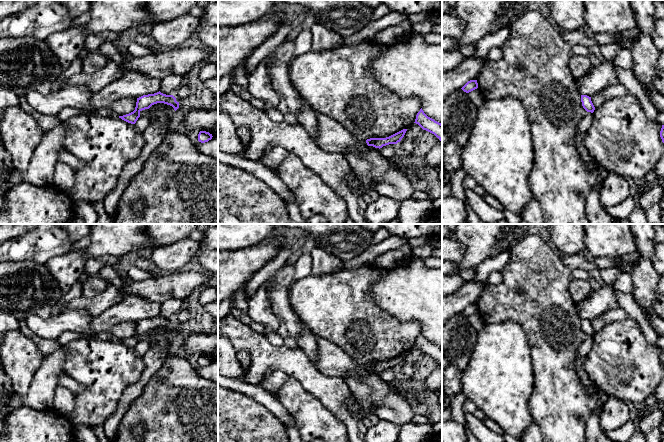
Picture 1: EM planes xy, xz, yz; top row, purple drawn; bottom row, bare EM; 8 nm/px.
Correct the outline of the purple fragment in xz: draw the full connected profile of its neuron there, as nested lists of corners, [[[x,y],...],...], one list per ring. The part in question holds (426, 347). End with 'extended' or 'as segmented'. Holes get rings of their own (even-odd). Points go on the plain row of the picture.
[[[422,332],[417,337],[414,347],[418,348],[423,354],[434,358],[440,365],[442,365],[442,348],[428,341]]]; as segmented

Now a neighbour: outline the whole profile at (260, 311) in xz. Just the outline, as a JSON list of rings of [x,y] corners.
[[[264,283],[248,299],[248,316],[256,323],[271,331],[278,331],[280,323],[274,314],[268,297],[268,283]]]

